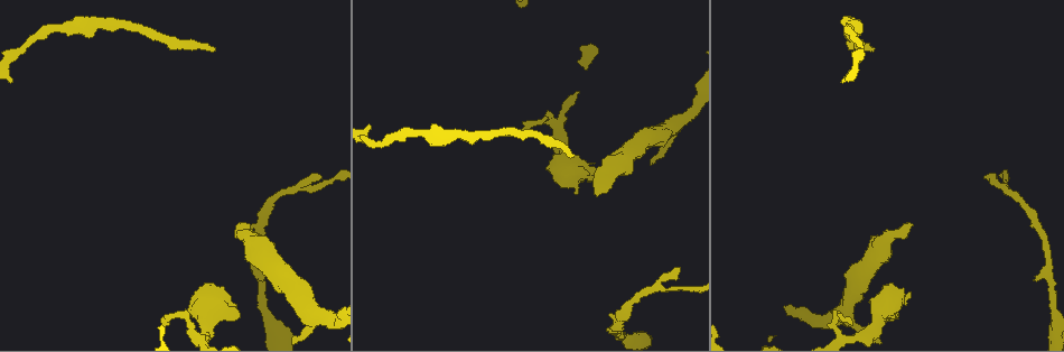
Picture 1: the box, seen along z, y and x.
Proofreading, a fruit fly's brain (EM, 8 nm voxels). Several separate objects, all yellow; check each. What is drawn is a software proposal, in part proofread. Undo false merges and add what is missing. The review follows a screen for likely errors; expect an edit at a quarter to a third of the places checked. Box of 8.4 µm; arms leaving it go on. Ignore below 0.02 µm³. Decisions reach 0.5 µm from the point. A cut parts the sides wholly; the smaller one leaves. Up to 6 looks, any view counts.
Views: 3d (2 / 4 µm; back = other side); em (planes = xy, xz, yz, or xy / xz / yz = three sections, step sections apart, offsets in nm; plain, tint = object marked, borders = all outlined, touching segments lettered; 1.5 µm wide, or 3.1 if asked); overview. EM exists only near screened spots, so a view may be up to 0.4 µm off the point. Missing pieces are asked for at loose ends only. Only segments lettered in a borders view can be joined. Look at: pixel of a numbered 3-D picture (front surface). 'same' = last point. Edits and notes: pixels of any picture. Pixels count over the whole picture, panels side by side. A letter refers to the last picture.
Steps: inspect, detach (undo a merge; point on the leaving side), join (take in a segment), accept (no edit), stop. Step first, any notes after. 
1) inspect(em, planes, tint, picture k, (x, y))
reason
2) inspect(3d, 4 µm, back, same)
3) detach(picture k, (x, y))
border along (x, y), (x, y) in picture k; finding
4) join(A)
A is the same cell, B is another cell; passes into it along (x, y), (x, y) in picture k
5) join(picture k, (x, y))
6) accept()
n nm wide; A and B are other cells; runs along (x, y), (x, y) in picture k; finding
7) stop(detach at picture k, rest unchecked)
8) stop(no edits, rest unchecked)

inspect(3d, 4 µm, picture 1, (238, 315))
branch stops here

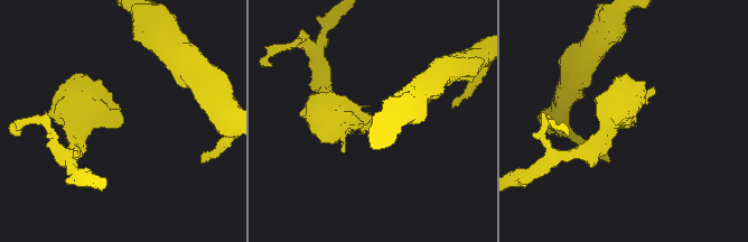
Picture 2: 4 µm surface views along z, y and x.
inspect(em, xz, step 4, tint, picture 2, (370, 117))

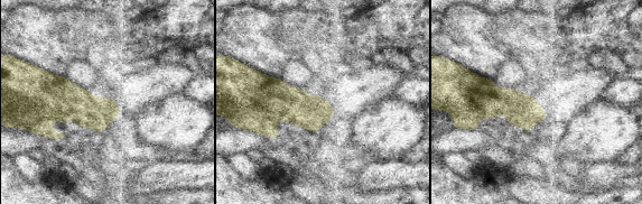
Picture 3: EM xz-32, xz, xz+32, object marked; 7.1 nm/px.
inspect(em, planes, borders, same)

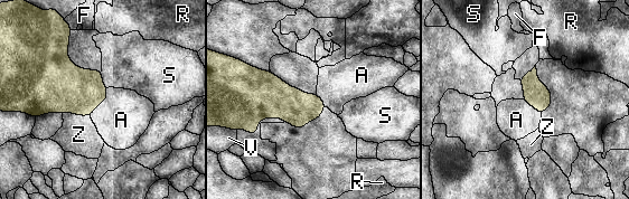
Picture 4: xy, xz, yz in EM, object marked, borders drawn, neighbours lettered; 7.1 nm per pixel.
accept()
A, F, R, S, V and Z are other cells; no lettered segment goes on from it

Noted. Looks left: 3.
inspect(3d, 2 µm, picture 1, (240, 224))
an open end

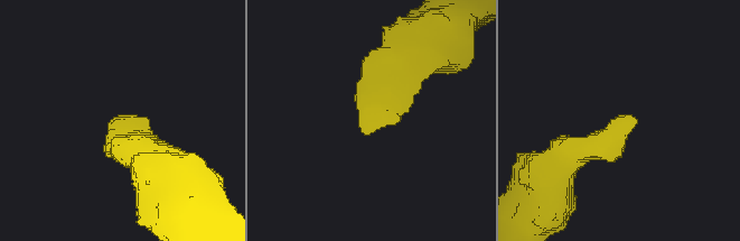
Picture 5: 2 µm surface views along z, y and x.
inspect(em, planes, borders, picture 5, (634, 118))

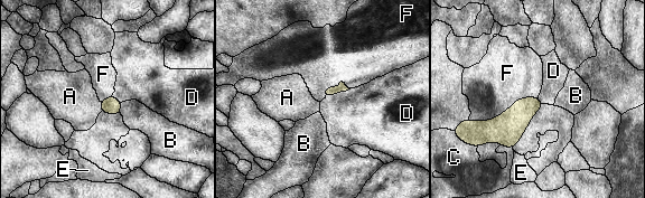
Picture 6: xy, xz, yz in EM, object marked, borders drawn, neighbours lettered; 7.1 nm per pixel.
join(A)
A is the same cell, B, C, D, E and F are other cells; passes into it along (111, 105), (101, 106), (69, 96) in picture 6; the neuron continues

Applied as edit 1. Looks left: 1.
stop(join at picture 6, rest unchecked)

